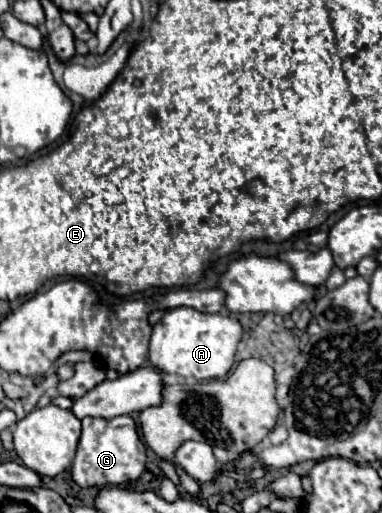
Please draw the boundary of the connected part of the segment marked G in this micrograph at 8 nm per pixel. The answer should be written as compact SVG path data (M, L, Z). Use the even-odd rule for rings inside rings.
M130 416L116 418L82 418L82 436L72 462L72 478L80 488L122 486L138 480L146 468L146 446L138 436L136 422Z

